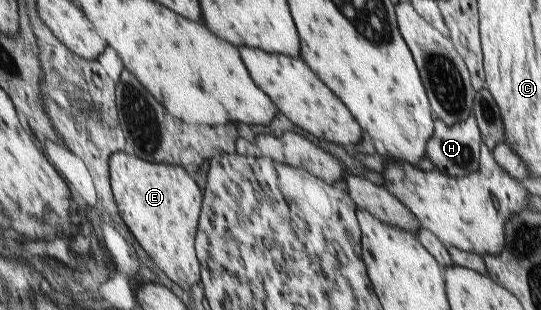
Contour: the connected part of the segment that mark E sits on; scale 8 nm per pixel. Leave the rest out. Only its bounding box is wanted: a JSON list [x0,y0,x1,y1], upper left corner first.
[108,152,201,291]

